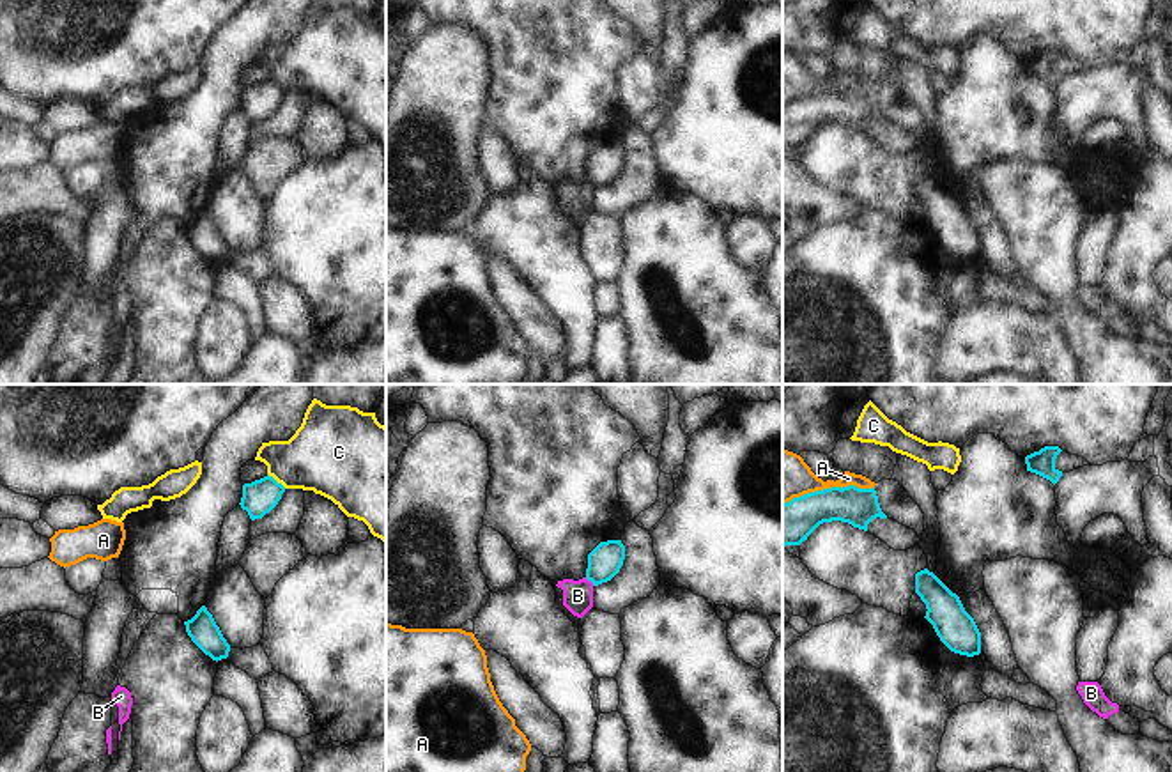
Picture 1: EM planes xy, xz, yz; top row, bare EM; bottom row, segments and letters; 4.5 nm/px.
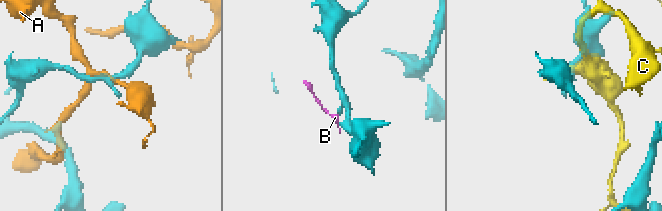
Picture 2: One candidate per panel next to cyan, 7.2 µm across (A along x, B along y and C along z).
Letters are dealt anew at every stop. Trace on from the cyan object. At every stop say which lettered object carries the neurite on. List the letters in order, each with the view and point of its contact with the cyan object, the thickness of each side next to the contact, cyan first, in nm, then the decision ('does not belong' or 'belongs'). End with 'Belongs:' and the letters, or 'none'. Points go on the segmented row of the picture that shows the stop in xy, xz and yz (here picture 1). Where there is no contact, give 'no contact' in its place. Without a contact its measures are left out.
A: meets cyan in yz at (827, 489); 190 nm thick on the cyan side, 220 nm on the other; does not belong
B: meets cyan in xz at (590, 579); 160 nm thick on the cyan side, 140 nm on the other; does not belong
C: meets cyan in xy at (275, 480); 160 nm thick on the cyan side, 320 nm on the other; does not belong
Belongs: none

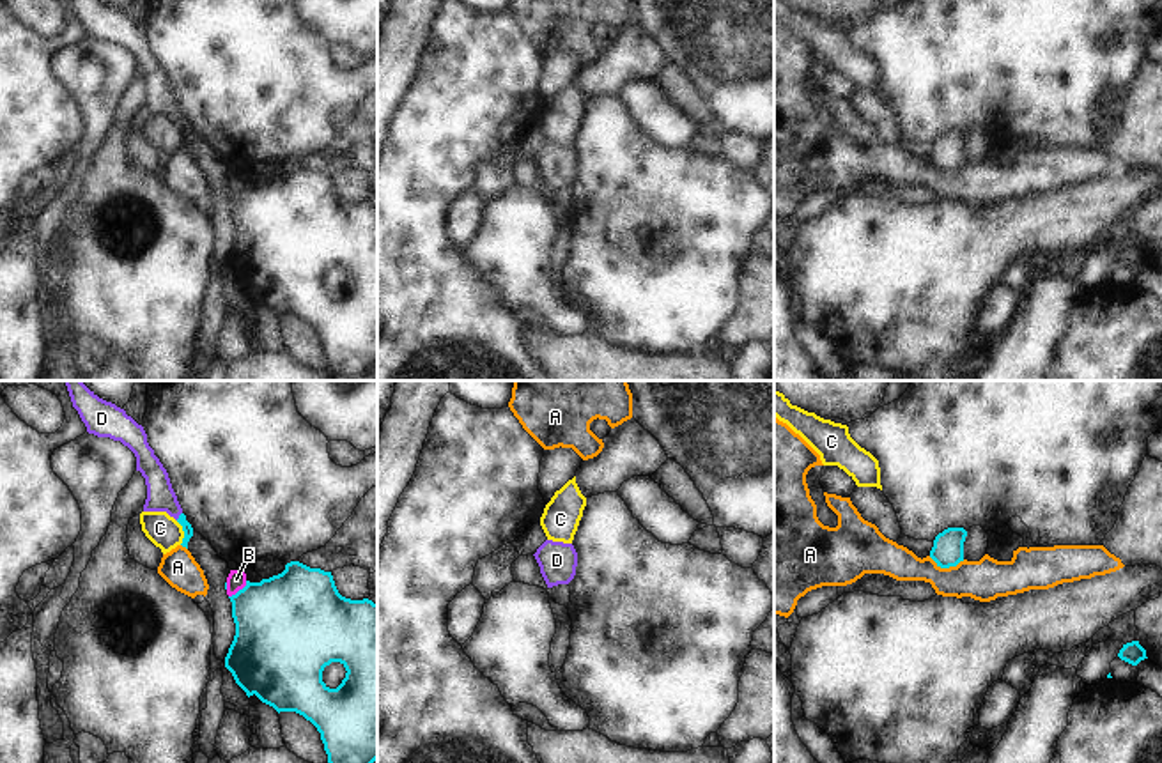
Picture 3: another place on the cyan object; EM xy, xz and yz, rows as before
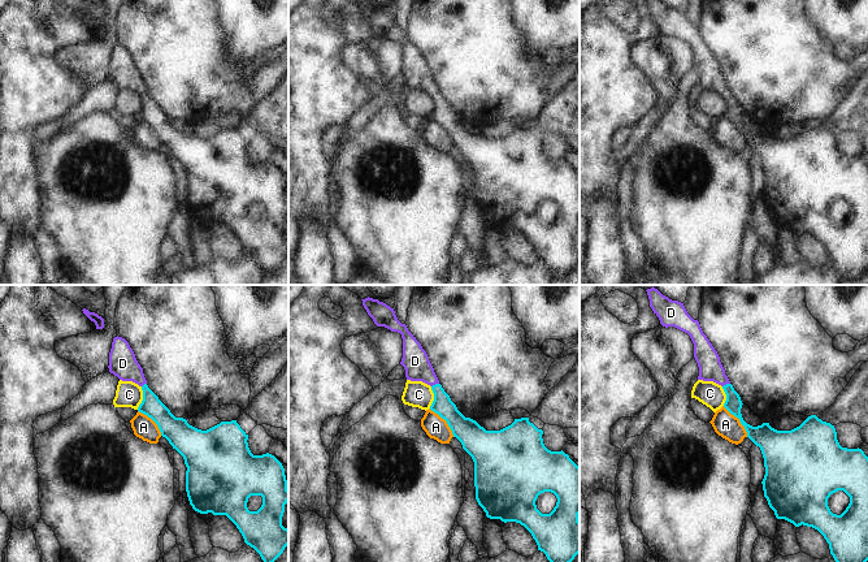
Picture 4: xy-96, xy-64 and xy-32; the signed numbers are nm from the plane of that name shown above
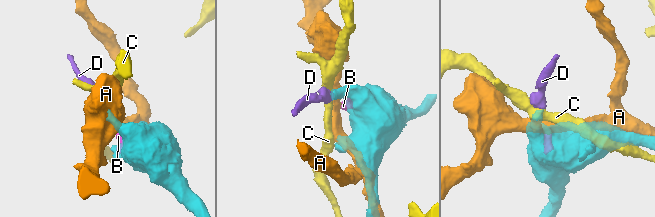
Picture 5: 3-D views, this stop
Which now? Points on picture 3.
A: meets cyan in yz at (946, 567); 140 nm thick on the cyan side, 190 nm on the other; does not belong
B: meets cyan in xy at (240, 590); 440 nm thick on the cyan side, 90 nm on the other; does not belong
C: meets cyan in xy at (185, 533); 50 nm thick on the cyan side, 150 nm on the other; does not belong
D: meets cyan in xy at (179, 516); 50 nm thick on the cyan side, 130 nm on the other; belongs
Belongs: D

